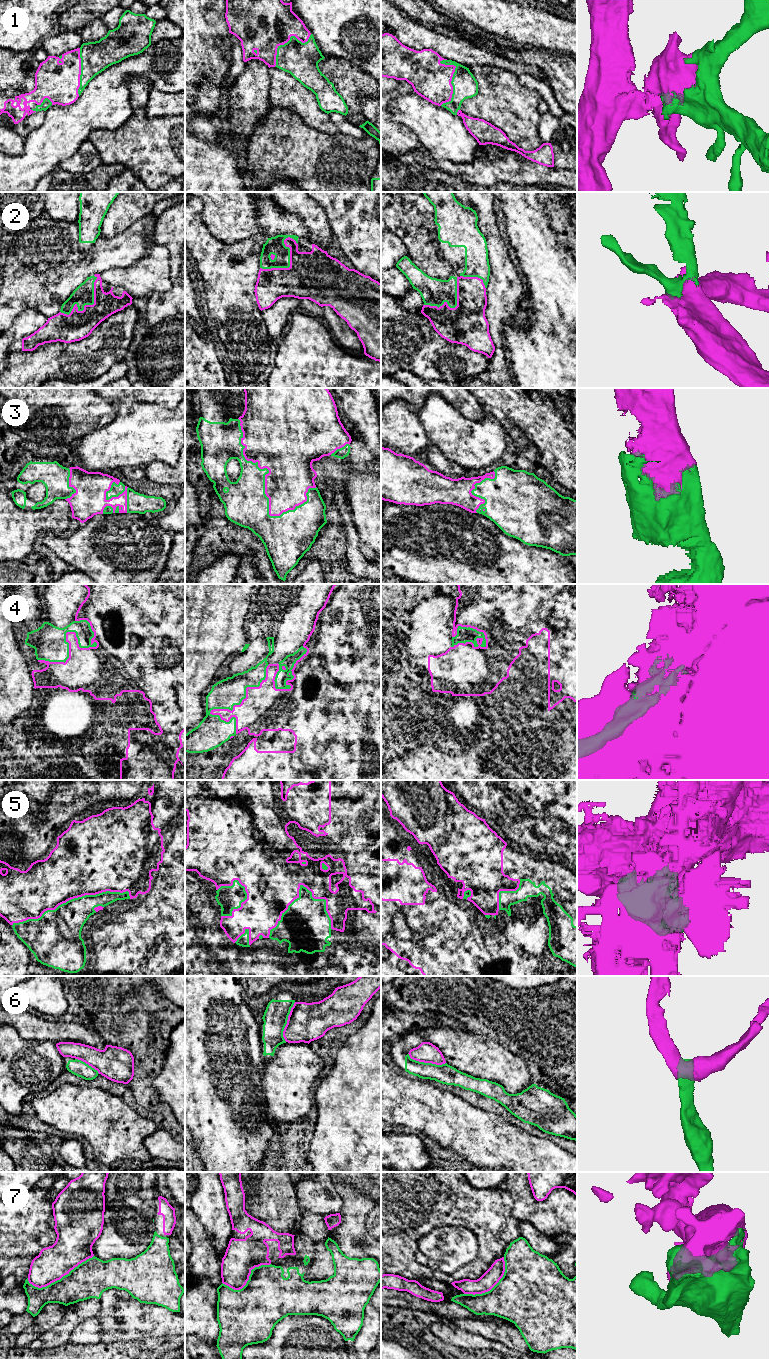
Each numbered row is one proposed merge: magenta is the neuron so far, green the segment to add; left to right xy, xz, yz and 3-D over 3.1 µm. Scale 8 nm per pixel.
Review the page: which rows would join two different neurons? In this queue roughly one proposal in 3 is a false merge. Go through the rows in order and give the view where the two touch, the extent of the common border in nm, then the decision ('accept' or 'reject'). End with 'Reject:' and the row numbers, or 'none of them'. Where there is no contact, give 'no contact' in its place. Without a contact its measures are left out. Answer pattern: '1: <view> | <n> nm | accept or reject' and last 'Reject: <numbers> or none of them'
1: yz | 380 nm | accept
2: xy | 420 nm | accept
3: xz | 850 nm | accept
4: xy | 500 nm | reject
5: xy | 1000 nm | reject
6: xz | 340 nm | reject
7: xy | 550 nm | accept
Reject: 4, 5, 6

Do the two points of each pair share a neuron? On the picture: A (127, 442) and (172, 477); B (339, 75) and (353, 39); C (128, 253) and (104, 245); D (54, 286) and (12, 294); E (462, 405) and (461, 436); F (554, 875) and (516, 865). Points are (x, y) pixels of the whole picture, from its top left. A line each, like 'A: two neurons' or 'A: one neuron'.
A: two neurons
B: two neurons
C: one neuron
D: one neuron
E: two neurons
F: one neuron

